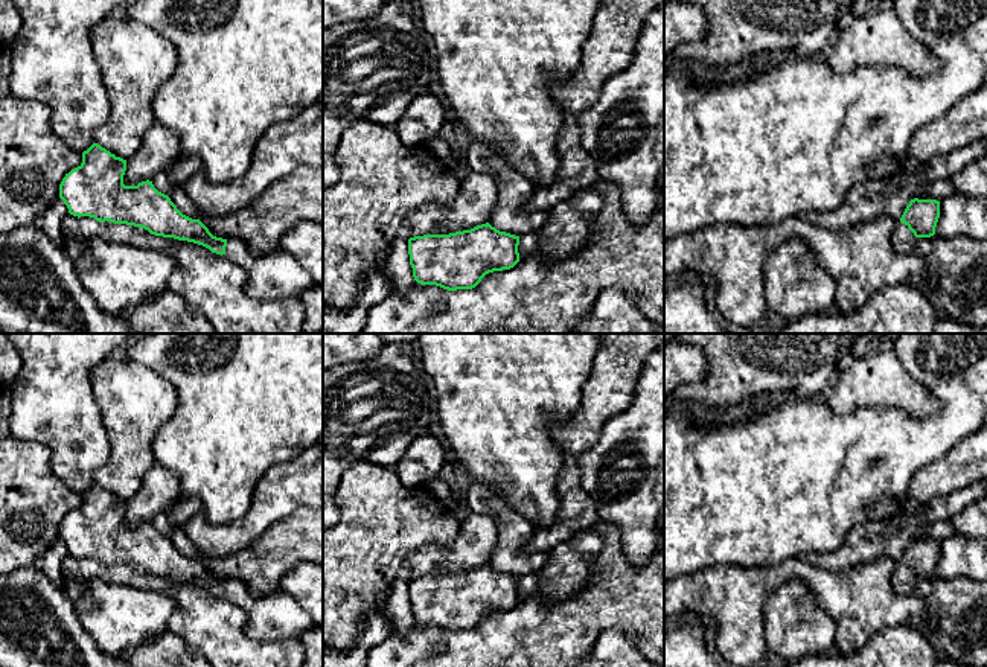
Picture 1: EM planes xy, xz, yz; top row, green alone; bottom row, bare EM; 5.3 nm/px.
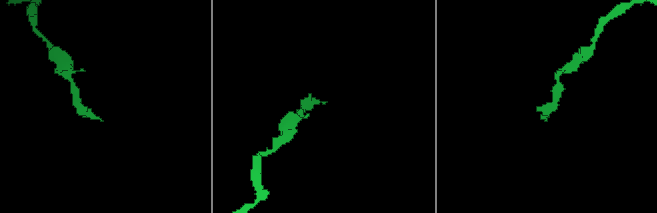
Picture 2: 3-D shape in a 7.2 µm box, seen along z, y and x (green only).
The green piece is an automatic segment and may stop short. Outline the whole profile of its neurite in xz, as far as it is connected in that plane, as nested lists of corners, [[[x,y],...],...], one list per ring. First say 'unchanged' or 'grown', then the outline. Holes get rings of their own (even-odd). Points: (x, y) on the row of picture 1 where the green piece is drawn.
unchanged; [[[489,222],[449,235],[408,239],[413,277],[420,285],[448,291],[472,289],[494,271],[519,262],[519,236],[500,231]]]

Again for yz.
grown; [[[911,199],[891,235],[896,251],[902,254],[912,253],[918,238],[934,236],[938,218],[940,201]]]

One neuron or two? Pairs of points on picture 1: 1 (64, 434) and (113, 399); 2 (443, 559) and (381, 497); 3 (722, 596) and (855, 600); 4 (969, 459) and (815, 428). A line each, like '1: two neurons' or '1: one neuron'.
1: two neurons
2: two neurons
3: one neuron
4: two neurons

